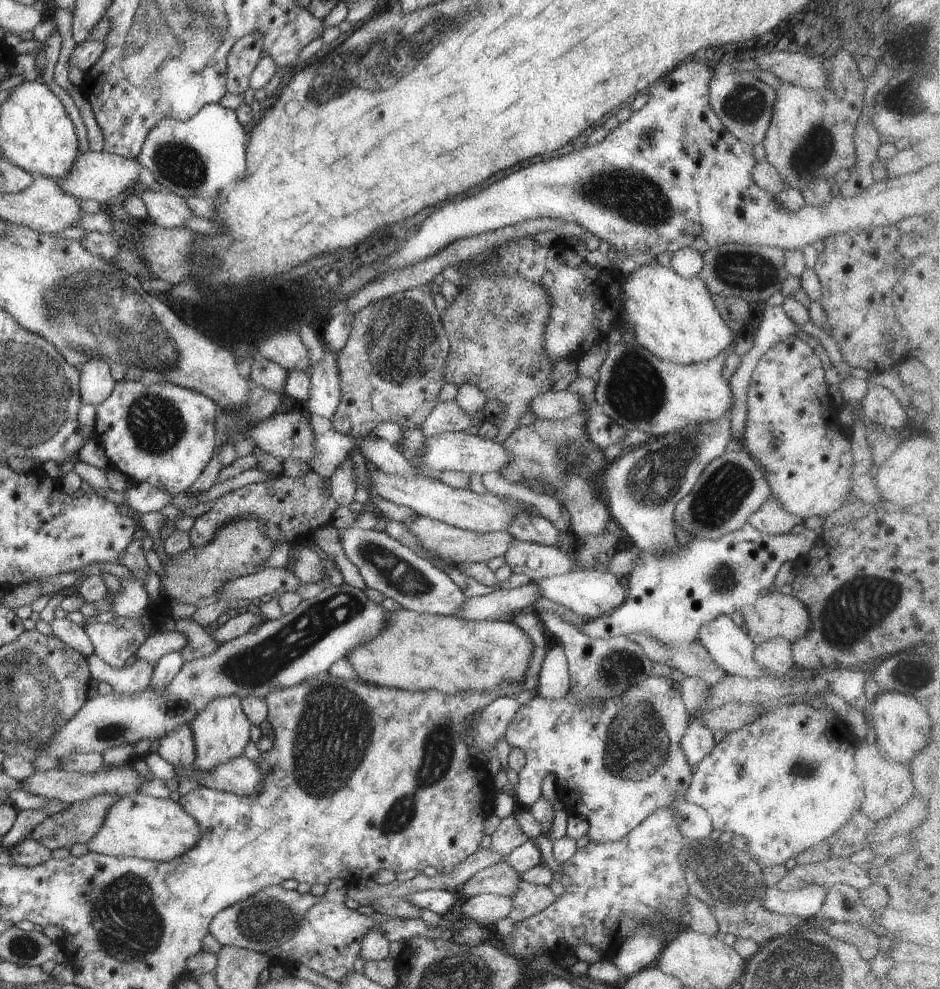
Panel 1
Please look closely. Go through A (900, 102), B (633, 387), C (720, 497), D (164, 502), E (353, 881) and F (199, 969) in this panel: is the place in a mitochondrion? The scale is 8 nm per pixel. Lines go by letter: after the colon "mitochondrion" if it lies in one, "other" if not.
A: mitochondrion
B: mitochondrion
C: mitochondrion
D: other
E: other
F: other

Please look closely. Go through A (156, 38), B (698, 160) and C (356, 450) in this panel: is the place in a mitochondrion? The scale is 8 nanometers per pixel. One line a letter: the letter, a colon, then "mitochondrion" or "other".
A: mitochondrion
B: other
C: other

